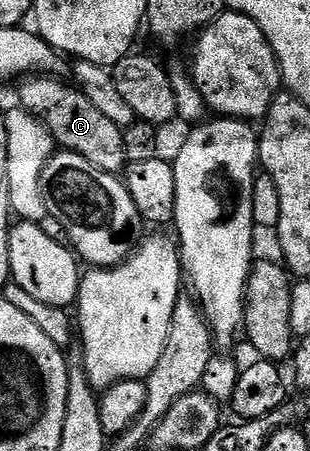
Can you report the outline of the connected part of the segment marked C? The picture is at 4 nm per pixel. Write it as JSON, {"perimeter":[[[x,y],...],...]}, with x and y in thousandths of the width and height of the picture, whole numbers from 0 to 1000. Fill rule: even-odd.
{"perimeter":[[[100,166],[77,173],[61,197],[65,235],[135,266],[194,328],[252,339],[332,381],[394,386],[413,364],[394,284],[326,251],[255,195],[210,188],[203,180],[181,169]]]}

